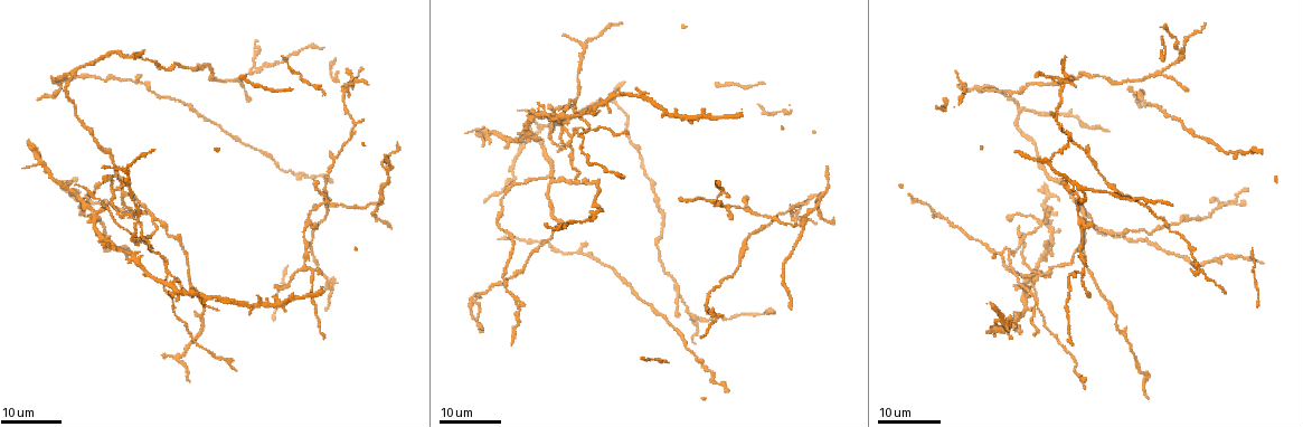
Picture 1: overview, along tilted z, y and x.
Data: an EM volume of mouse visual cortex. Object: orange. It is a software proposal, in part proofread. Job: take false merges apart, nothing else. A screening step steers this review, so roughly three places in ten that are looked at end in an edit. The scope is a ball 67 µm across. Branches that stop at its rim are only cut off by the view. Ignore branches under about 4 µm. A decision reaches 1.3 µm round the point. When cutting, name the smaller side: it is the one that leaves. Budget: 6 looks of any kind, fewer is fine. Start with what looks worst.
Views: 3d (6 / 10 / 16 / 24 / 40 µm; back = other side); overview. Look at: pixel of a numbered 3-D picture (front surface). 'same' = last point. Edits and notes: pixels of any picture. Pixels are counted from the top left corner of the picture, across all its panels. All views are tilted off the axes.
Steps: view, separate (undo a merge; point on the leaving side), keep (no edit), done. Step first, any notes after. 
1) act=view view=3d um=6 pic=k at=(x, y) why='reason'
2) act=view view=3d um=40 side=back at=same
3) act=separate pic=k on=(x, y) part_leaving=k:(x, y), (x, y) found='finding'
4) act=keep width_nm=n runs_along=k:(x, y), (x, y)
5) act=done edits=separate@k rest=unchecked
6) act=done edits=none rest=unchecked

act=view view=3d um=24 pic=1 at=(1063, 80)

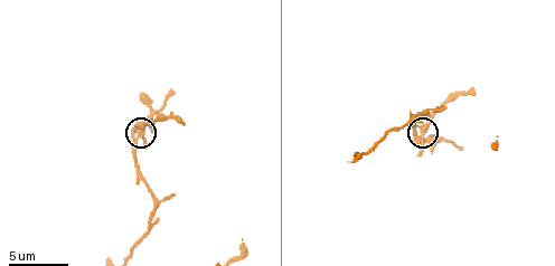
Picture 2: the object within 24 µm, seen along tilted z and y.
act=view view=3d um=6 pic=2 at=(422, 128)

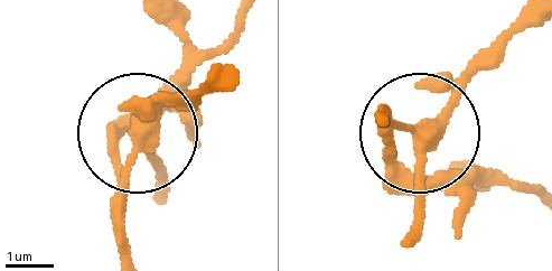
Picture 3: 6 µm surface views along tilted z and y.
act=separate pic=3 on=(401, 193) side_arm_um=6 part_leaving=3:(137, 158), (125, 250) found='a second neuron is stuck on'

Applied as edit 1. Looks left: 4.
act=view view=overview

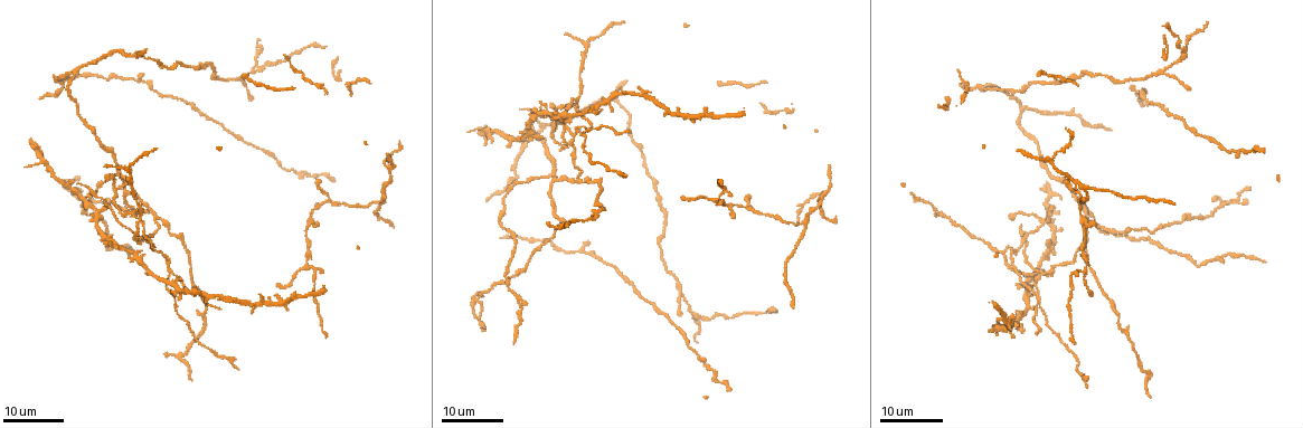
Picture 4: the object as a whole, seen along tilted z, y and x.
act=view view=3d um=24 pic=4 at=(715, 201)

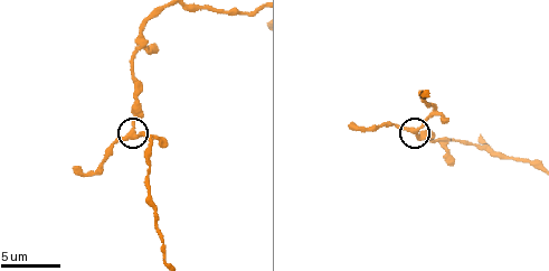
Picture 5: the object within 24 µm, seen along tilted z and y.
act=view view=3d um=10 pic=5 at=(132, 132) why='zoom in'

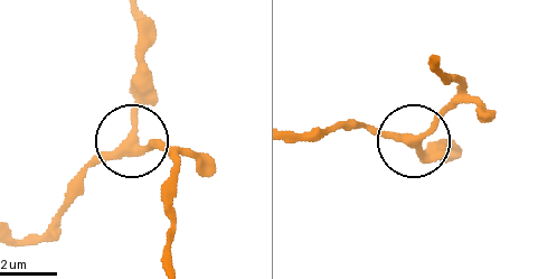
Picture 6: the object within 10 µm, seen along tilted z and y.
act=keep arms=3 found='all the same neuron'

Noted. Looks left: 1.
act=done edits=separate@3 rest=unchecked

